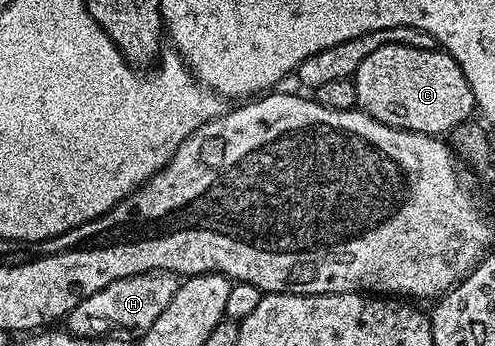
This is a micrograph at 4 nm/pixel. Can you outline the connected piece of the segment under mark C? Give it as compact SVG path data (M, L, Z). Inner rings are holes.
M386 44L381 50L373 50L357 66L353 79L358 111L385 126L442 137L454 133L460 124L468 123L476 111L473 90L465 74L461 74L461 66L438 47L413 50L413 46Z

